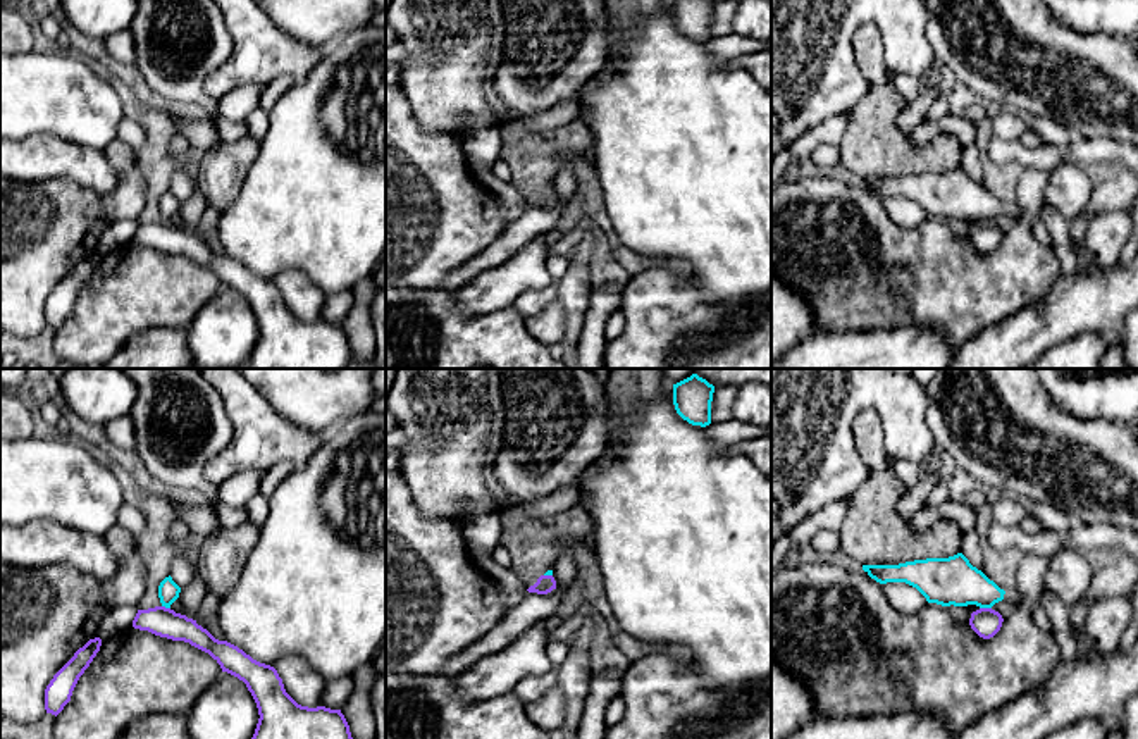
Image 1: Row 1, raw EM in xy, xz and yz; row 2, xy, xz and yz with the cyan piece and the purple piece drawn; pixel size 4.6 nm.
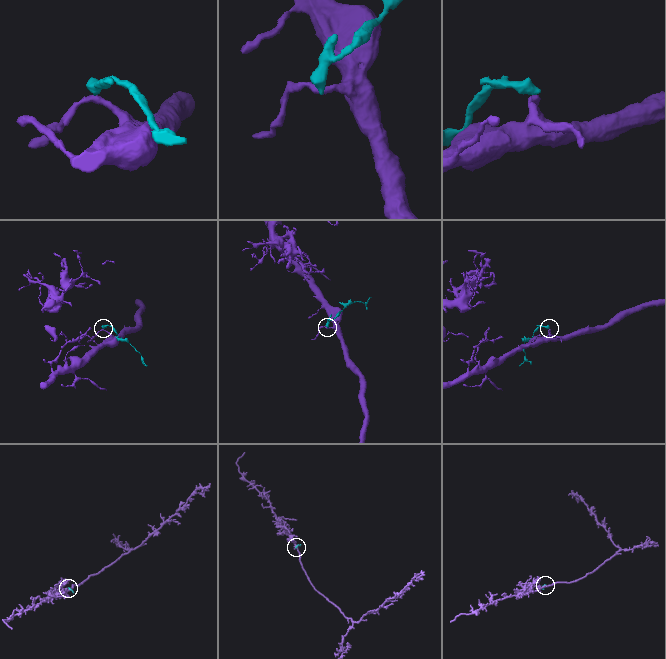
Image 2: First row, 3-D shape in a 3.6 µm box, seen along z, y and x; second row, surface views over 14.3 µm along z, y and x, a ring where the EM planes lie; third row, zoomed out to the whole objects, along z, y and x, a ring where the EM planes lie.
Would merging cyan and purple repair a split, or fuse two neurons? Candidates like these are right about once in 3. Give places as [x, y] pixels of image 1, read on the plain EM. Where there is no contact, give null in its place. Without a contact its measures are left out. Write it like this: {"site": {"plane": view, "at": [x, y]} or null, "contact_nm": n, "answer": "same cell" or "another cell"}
{"site": {"plane": "yz", "at": [985, 221]}, "contact_nm": 60, "answer": "another cell"}

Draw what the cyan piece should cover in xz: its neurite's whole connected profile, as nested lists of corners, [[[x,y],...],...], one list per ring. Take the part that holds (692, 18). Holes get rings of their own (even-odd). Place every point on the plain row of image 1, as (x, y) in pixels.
[[[673,0],[677,28],[692,40],[709,40],[713,7],[714,0]]]

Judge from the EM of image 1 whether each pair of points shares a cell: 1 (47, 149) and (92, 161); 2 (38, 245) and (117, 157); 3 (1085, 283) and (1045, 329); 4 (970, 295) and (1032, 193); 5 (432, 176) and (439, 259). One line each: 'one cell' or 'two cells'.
1: one cell
2: one cell
3: one cell
4: one cell
5: one cell

